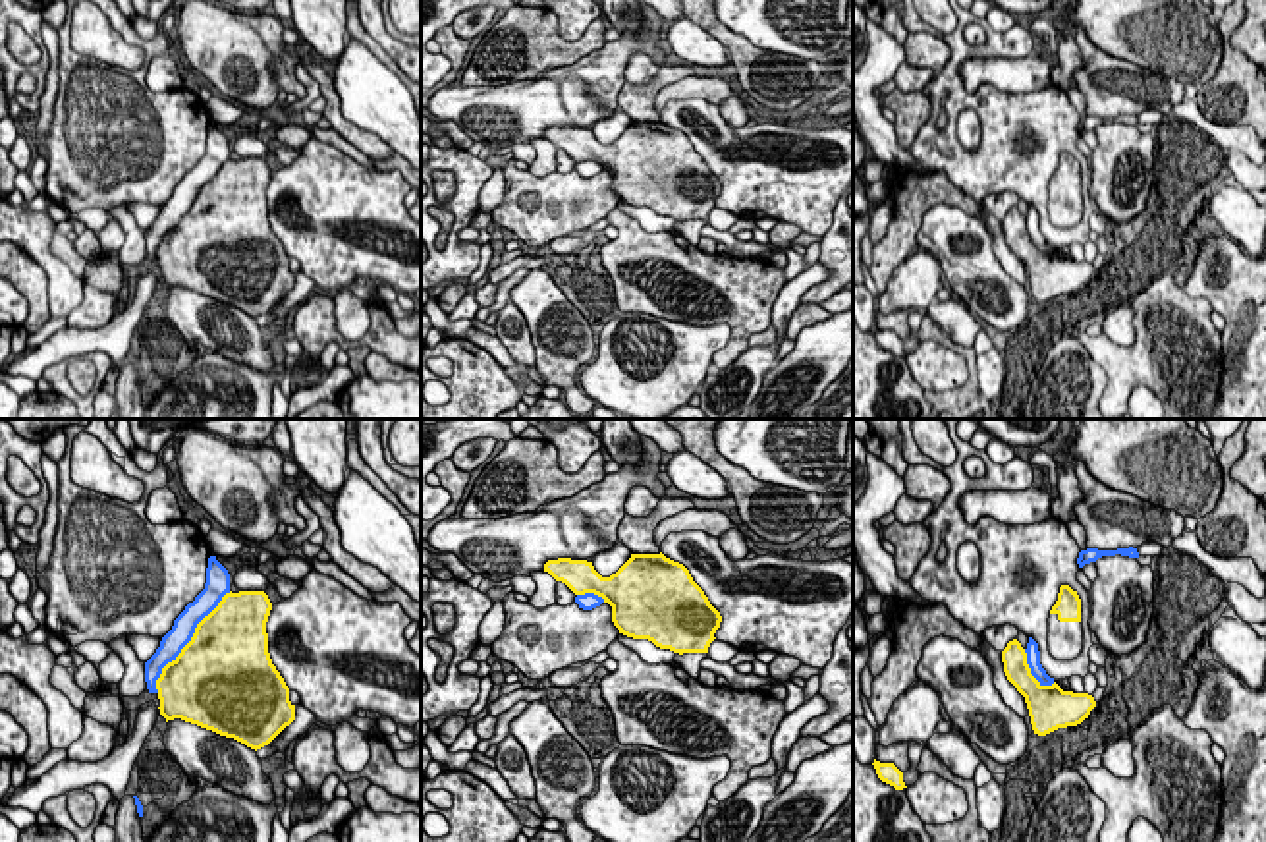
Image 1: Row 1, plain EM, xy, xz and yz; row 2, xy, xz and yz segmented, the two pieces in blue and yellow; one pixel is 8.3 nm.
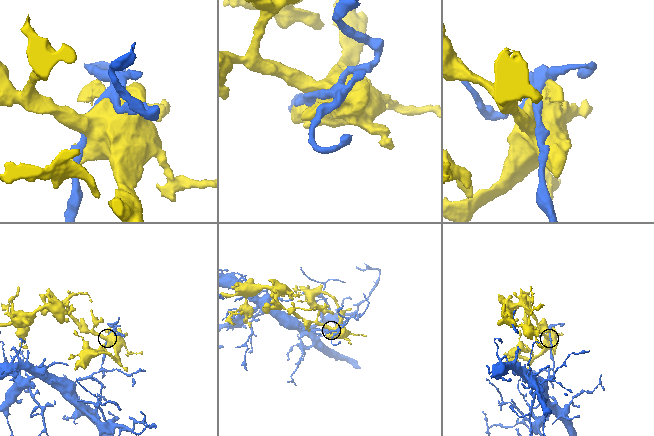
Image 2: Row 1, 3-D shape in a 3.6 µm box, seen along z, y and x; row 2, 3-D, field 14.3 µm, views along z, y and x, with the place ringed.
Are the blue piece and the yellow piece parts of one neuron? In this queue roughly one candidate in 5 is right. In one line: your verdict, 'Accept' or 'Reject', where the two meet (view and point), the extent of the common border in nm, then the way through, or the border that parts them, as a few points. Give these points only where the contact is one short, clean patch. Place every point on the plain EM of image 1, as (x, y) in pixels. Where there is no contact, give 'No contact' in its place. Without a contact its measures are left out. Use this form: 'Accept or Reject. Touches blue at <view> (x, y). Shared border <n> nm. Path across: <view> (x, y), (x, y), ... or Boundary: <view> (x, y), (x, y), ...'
Reject. Touches blue at xy (190, 207). Shared border 1050 nm

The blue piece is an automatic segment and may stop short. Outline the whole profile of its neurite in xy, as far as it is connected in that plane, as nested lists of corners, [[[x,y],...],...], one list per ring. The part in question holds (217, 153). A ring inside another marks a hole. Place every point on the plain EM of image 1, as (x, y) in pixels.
[[[210,124],[205,156],[174,187],[172,197],[162,205],[156,220],[145,230],[149,261],[158,261],[156,247],[160,245],[162,236],[176,228],[181,216],[191,209],[197,191],[218,174],[226,160],[230,160],[230,141],[216,124]]]

